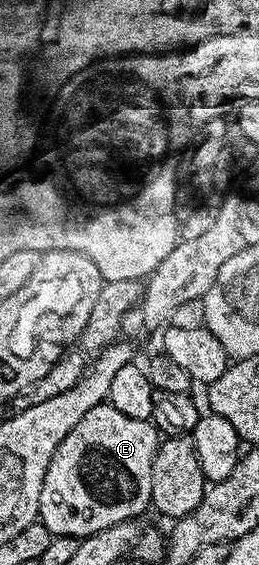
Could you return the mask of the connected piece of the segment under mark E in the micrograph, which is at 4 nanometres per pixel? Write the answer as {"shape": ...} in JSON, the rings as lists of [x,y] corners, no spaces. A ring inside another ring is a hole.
{"shape":[[[108,403],[92,407],[76,423],[76,427],[68,431],[52,455],[52,463],[44,475],[43,490],[40,491],[38,521],[48,527],[53,536],[85,539],[113,525],[141,518],[141,513],[151,508],[152,463],[159,444],[160,434],[153,420],[132,419]]]}

